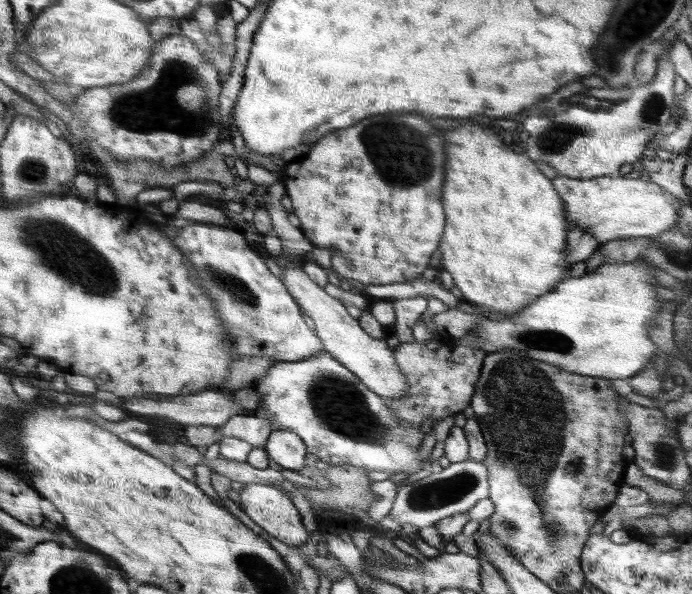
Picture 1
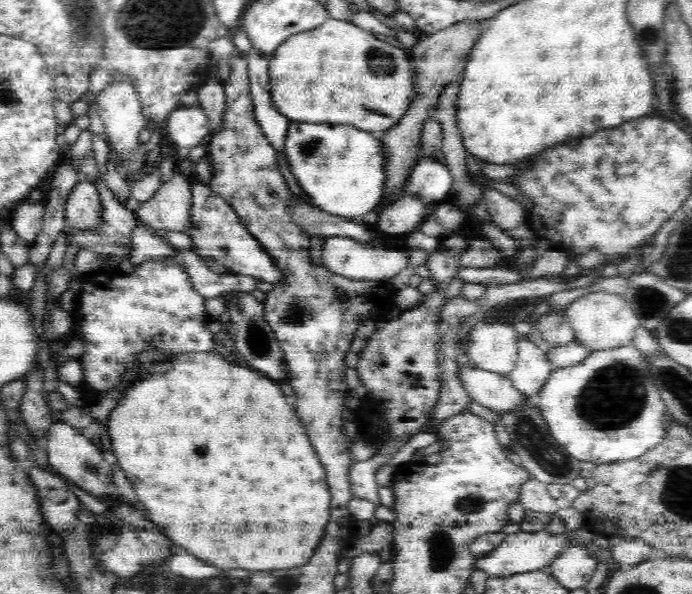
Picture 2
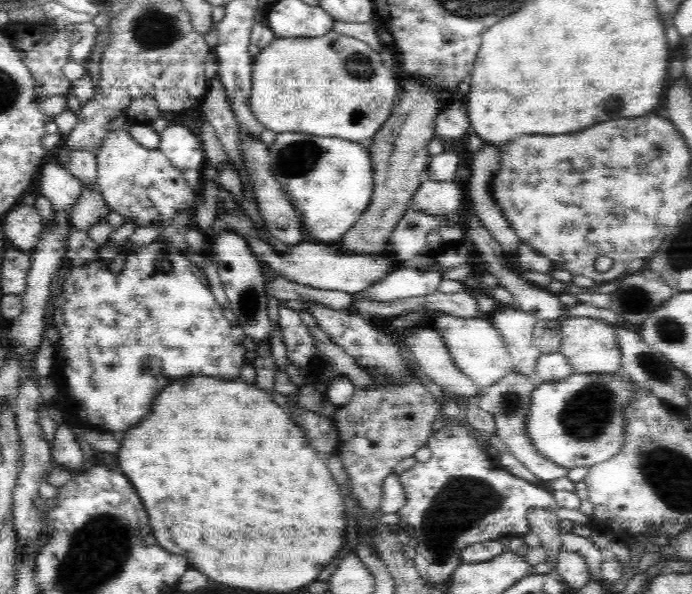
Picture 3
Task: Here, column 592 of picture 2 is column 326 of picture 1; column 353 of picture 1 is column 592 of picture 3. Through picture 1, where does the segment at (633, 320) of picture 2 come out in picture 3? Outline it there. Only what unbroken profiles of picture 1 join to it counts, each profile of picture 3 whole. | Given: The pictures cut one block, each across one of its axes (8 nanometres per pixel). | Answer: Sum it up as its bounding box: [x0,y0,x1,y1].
[560,315,622,373]

